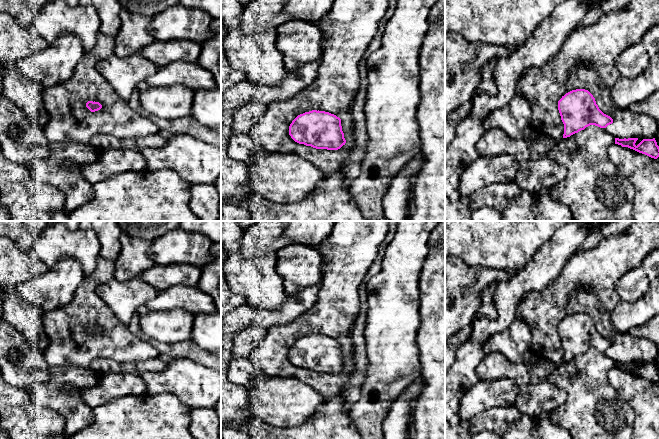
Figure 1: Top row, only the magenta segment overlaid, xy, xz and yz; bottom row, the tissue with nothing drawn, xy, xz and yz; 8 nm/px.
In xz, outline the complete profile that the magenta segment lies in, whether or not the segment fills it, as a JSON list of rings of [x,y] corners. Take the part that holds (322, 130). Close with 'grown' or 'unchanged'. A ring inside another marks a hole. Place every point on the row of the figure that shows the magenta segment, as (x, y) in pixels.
[[[319,110],[298,115],[289,126],[289,135],[295,142],[316,149],[338,150],[346,143],[341,119]]]; unchanged

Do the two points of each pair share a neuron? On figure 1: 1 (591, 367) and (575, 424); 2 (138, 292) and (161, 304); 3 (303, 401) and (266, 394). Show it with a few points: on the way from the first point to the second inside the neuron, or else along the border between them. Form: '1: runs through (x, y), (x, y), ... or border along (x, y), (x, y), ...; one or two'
1: runs through (590, 381), (589, 410); one
2: border along (158, 291), (154, 297), (144, 304); two
3: runs through (294, 401), (275, 401); one

